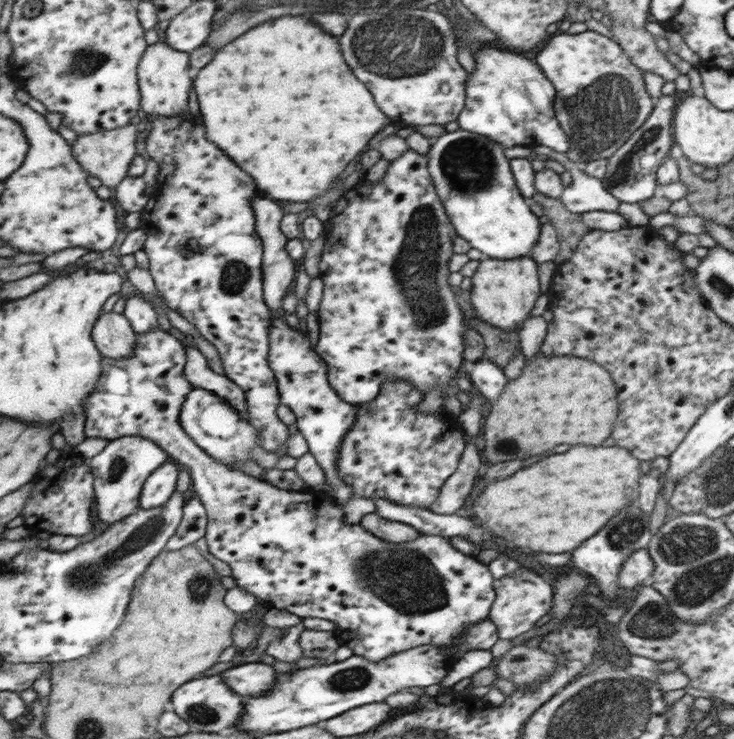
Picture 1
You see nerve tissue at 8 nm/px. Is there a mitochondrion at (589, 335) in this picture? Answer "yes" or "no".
no

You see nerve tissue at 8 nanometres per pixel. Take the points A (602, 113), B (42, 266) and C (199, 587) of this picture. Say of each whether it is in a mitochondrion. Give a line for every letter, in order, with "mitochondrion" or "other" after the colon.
A: mitochondrion
B: other
C: mitochondrion

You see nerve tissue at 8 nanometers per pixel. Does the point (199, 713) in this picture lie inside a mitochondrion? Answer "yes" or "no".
yes

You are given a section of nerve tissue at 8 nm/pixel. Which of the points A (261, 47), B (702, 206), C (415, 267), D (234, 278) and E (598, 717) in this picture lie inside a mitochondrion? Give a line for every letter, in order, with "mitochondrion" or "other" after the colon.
A: other
B: other
C: mitochondrion
D: mitochondrion
E: mitochondrion

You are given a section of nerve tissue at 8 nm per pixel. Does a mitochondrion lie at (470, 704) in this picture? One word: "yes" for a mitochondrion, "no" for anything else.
no

